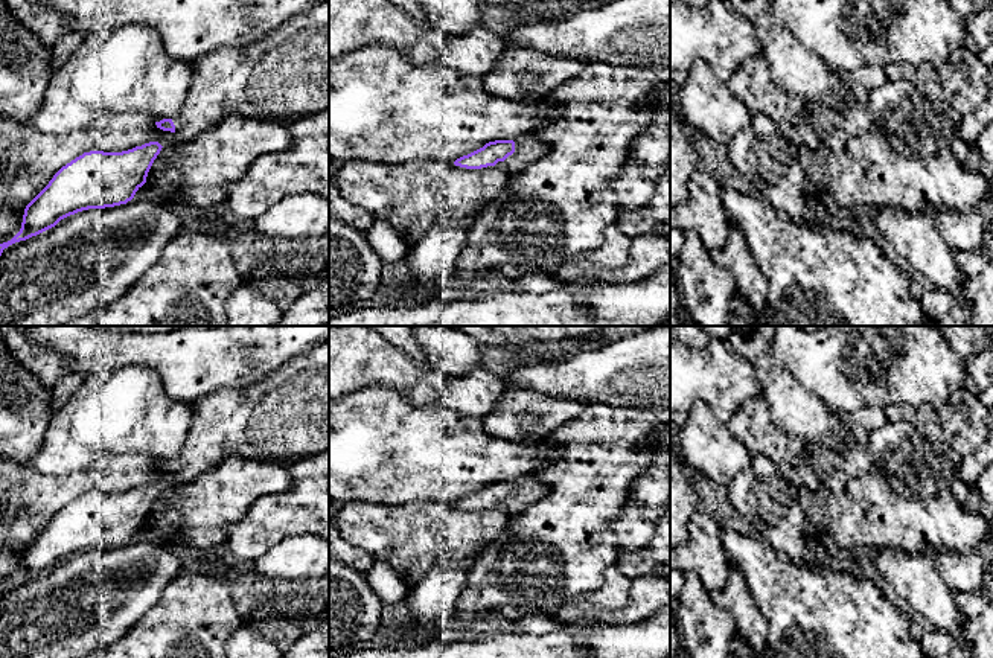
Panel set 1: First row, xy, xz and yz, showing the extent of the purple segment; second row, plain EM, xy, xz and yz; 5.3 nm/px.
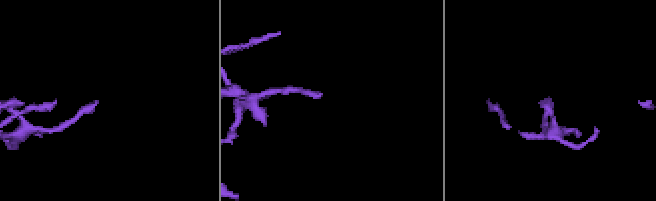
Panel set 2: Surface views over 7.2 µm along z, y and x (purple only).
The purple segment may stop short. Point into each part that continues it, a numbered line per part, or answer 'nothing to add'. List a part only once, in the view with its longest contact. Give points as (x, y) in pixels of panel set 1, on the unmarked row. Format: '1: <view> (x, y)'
1: xy (284, 418)

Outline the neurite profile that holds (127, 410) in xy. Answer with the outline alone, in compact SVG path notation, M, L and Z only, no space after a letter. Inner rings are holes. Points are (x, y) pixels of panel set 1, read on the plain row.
M128 366L91 375L65 407L55 413L40 452L27 466L41 474L70 474L120 452L172 460L186 442L193 408L195 404L172 399L158 373L149 367Z

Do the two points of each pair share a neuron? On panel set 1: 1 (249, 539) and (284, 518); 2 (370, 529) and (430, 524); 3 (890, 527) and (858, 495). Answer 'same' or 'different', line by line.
1: same
2: same
3: same

